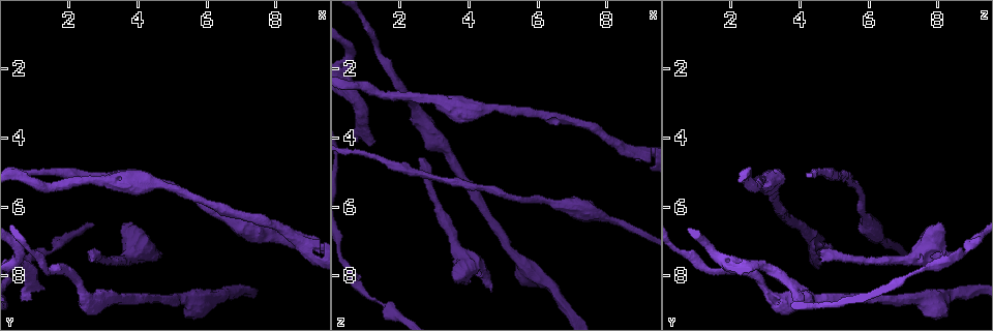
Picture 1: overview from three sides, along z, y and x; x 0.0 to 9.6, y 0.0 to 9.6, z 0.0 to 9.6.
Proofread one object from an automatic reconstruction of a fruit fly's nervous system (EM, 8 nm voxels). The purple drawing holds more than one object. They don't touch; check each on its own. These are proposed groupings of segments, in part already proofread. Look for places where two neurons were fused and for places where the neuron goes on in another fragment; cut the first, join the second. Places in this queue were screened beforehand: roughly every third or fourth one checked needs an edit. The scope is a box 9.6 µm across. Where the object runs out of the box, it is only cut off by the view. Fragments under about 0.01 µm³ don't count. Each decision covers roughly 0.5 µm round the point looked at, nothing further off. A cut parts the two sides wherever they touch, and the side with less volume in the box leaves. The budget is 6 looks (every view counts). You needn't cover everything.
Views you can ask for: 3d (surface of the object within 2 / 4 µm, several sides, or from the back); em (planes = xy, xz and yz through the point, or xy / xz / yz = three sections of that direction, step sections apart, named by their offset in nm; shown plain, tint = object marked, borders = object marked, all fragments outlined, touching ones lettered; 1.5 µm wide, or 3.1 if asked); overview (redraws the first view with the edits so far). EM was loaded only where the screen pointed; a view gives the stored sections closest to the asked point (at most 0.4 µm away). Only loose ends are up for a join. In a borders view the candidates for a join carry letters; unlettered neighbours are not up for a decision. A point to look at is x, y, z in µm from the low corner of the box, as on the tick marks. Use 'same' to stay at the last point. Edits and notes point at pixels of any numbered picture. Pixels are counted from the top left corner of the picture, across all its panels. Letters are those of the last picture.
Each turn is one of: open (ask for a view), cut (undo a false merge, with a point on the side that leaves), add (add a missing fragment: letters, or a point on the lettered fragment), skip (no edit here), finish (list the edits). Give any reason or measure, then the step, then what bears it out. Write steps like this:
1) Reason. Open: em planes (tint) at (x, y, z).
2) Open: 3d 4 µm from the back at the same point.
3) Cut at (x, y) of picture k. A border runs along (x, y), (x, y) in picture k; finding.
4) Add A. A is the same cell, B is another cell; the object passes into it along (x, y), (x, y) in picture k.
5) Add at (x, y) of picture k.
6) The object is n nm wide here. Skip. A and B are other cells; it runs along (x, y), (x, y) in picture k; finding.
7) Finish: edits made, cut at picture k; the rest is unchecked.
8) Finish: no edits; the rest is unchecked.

Narrows sharply. Open: 3d 4 µm at (1.45, 7.40, 8.80).

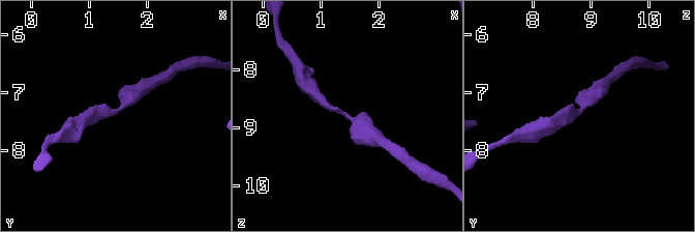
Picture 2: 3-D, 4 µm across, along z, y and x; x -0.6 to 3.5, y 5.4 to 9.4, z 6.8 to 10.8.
The arms are 220, 260 nm wide. Open: em planes (plain) at (1.45, 7.30, 8.85).

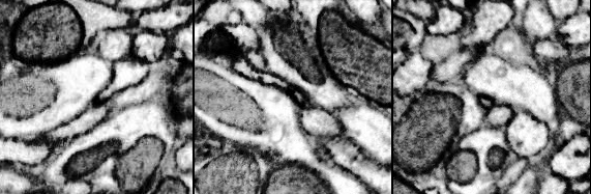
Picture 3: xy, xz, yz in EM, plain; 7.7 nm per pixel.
Open: em planes (borders) at the same point.

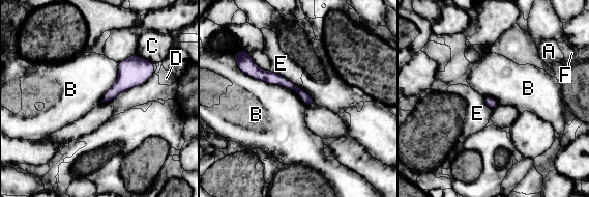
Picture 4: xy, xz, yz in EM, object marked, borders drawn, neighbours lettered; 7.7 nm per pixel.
Skip. A, B, C, D, E and F are other cells; a border runs along (236, 61), (306, 105) in picture 4; continuous, no second neuron.

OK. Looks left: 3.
Free end. Open: em yz step 8 (tint) at (2.60, 7.25, 4.60).

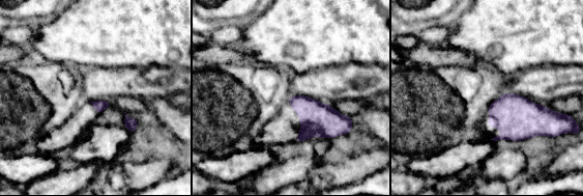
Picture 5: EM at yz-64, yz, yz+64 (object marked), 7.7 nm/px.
Cut it another way. Open: em planes (borders) at the same point.

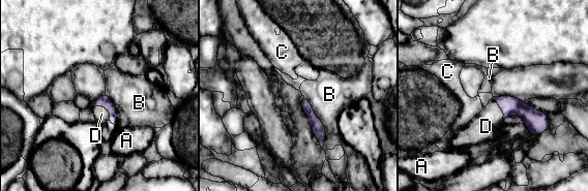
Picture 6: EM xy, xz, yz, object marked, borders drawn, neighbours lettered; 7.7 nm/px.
The longest contact is with B, 440 nm. Add D. D is the same cell, A, B and C are other cells; the neuron continues.

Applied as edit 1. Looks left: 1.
Calibre changes. Open: em planes (borders) at (5.60, 8.60, 7.60).

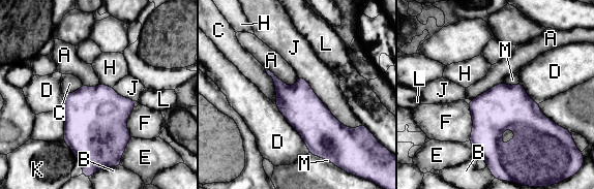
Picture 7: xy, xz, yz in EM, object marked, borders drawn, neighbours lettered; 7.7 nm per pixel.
Skip. A, B, C, D, E, F, H, J, K, L and M are other cells; a border runs along (265, 67), (290, 86), (297, 81) in picture 7; one neuron here.

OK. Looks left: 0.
Finish: edits made, add at picture 6; the rest is unchecked.

